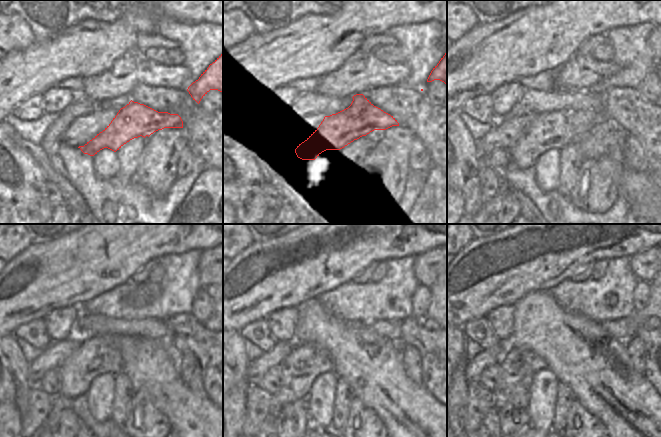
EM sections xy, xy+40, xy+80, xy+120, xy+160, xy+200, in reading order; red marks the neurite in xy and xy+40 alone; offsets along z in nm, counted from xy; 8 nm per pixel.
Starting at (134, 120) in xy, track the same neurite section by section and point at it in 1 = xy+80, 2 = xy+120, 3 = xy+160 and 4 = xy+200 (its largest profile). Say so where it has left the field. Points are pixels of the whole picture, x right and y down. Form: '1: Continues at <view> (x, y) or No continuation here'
1: Continues at xy+80 (550, 130)
2: Continues at xy+120 (96, 355)
3: Continues at xy+160 (305, 362)
4: Continues at xy+200 (517, 367)

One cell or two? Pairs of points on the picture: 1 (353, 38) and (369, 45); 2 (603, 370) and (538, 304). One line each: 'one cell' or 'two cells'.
1: two cells
2: one cell

